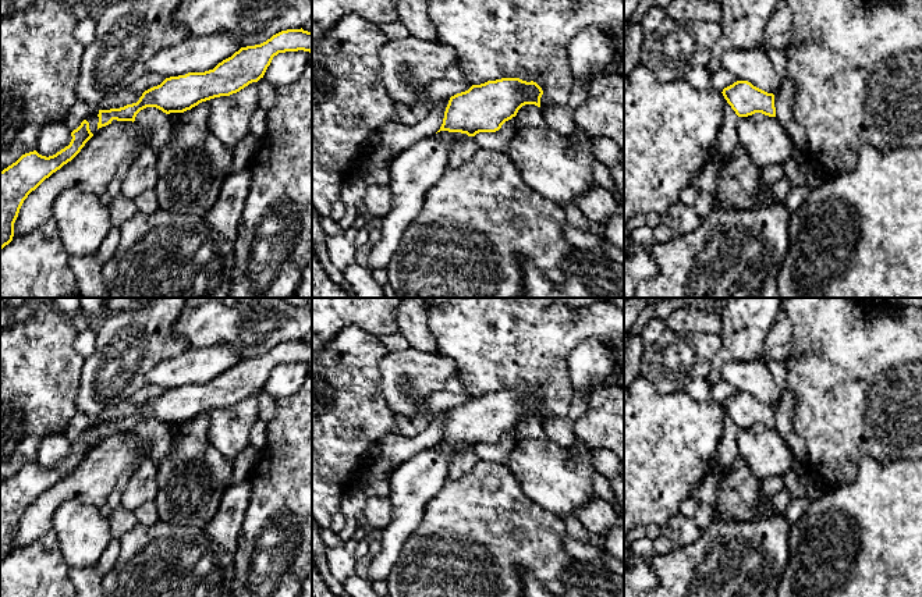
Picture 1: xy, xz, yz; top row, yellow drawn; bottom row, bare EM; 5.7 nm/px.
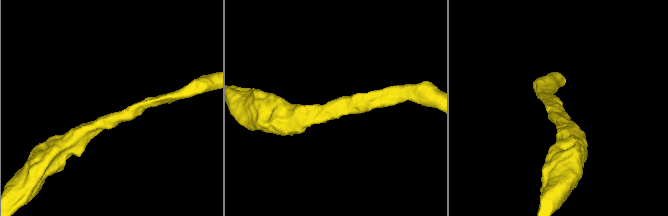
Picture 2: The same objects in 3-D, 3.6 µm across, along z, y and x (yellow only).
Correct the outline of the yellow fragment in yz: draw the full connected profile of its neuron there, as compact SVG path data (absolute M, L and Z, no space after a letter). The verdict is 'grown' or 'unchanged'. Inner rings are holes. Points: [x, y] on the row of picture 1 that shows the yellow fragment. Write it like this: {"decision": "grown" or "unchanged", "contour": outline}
{"decision": "unchanged", "contour": "M737 81L724 88L721 93L738 117L748 117L755 113L776 117L774 95L748 81Z"}

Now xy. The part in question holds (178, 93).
{"decision": "unchanged", "contour": "M302 28L281 31L260 45L241 47L213 70L166 78L145 90L136 103L99 110L97 129L113 120L134 122L146 107L156 107L166 114L184 113L202 102L230 96L263 78L274 56L298 50L312 51L312 32Z"}

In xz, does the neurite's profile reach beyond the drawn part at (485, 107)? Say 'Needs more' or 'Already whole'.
Already whole

